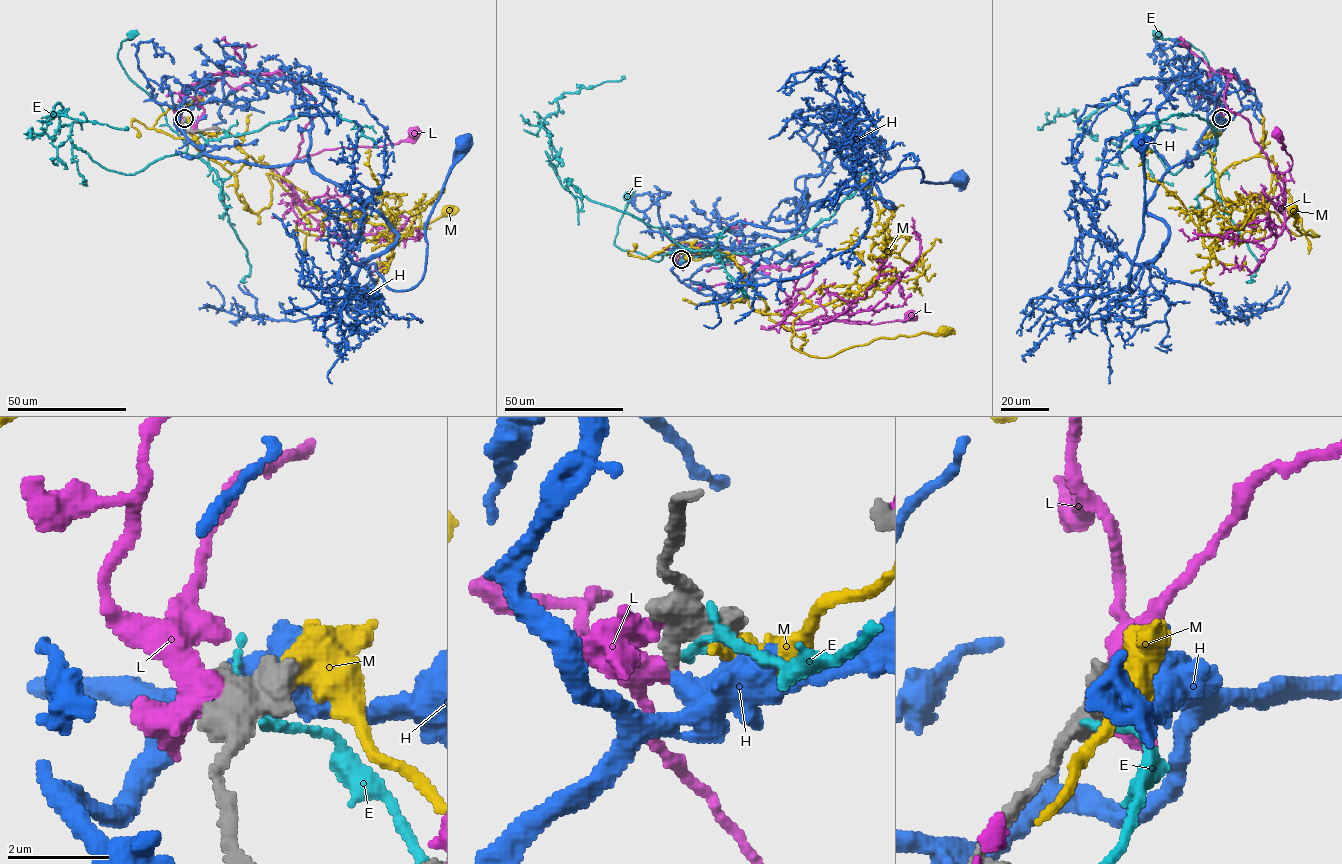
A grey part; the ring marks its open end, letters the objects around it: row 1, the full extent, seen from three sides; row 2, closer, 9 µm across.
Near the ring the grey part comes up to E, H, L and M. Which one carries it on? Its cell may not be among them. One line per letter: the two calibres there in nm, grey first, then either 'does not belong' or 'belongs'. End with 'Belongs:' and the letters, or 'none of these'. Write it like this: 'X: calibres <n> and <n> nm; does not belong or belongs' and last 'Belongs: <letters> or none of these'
E: calibres 600 and 170 nm; does not belong
H: calibres 480 and 360 nm; does not belong
L: calibres 500 and 400 nm; does not belong
M: calibres 480 and 600 nm; does not belong
Belongs: none of these

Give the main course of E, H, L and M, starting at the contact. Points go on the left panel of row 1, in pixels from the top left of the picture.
E: (183, 120), (206, 141), (195, 156), (186, 152), (164, 111), (128, 77), (118, 57), (121, 42), (132, 35)
H: (185, 119), (208, 154), (305, 160), (377, 210), (397, 239), (364, 265), (396, 290), (422, 278), (463, 142)
L: (182, 120), (179, 93), (208, 74), (278, 73), (318, 112), (285, 172), (324, 150), (415, 131)
M: (185, 119), (252, 212), (271, 201), (266, 174), (317, 205), (295, 235), (398, 231), (447, 211)

